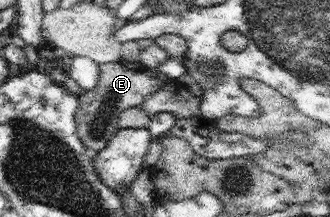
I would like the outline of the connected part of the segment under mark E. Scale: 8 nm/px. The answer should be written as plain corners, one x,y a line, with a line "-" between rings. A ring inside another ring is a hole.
123,61
100,65
98,84
91,91
84,92
78,97
80,104
74,117
80,140
87,150
95,153
105,149
109,140
120,129
116,117
128,107
141,106
154,91
157,91
167,81
169,78
157,71
157,68
147,68
140,64
133,66

